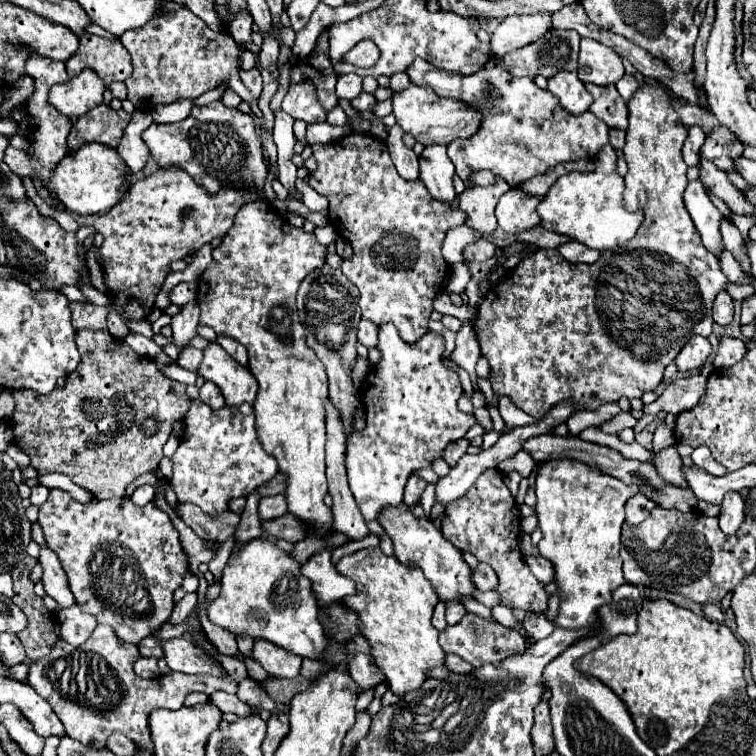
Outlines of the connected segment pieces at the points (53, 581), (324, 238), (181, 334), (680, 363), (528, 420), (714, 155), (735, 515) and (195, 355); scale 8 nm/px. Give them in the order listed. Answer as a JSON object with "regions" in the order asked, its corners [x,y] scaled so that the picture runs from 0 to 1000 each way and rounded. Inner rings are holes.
{"regions":[[[[56,722],[56,730],[53,730],[53,746],[58,751],[58,759],[56,759],[56,767],[58,767],[58,778],[61,778],[61,786],[69,788],[77,799],[77,807],[85,807],[87,802],[98,802],[101,794],[98,794],[98,786],[90,775],[90,765],[87,765],[87,757],[82,754],[82,746],[77,741],[77,735]]],[[[437,296],[430,300],[419,300],[415,304],[415,310],[419,317],[425,323],[429,323],[429,325],[443,321],[448,315],[447,307],[444,307],[444,304],[442,304],[442,300]]],[[[251,399],[246,405],[241,405],[241,413],[235,418],[228,421],[228,439],[233,444],[230,455],[241,463],[246,458],[251,458],[251,450],[262,444],[262,421],[265,421],[265,410],[259,405],[259,399]]],[[[915,444],[913,452],[902,460],[902,466],[894,471],[892,479],[899,492],[915,492],[915,489],[923,489],[931,484],[939,466],[942,466],[942,458],[939,458],[937,447]]],[[[669,524],[660,528],[659,541],[668,562],[675,567],[710,558],[709,554],[684,540]]],[[[947,167],[934,183],[926,204],[929,209],[944,214],[952,225],[966,228],[974,225],[971,212],[981,206],[981,198],[984,193],[971,183],[971,177],[966,177],[966,172],[958,172],[958,167]]],[[[963,651],[958,656],[955,672],[952,672],[952,698],[960,706],[971,706],[979,693],[984,690],[984,659],[979,656],[979,651]]],[[[251,458],[251,460],[246,460],[246,463],[241,463],[241,466],[238,466],[238,471],[235,471],[235,481],[238,481],[241,487],[246,487],[246,489],[251,489],[251,492],[262,495],[262,484],[265,484],[267,474],[270,474],[267,463],[262,463],[262,460],[254,460],[254,458]]]]}

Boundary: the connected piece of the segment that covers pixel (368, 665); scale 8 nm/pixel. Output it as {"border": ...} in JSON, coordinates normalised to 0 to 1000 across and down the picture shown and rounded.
{"border":[[[468,844],[466,849],[460,849],[460,860],[471,865],[468,876],[463,876],[463,892],[474,902],[476,910],[495,910],[503,902],[508,902],[511,894],[497,881],[489,852],[484,852],[484,849],[487,847],[481,847],[481,844]]]}

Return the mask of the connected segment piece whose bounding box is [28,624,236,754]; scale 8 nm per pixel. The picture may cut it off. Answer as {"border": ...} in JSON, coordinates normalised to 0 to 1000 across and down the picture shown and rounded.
{"border":[[[130,825],[119,844],[108,854],[93,854],[79,847],[77,854],[56,876],[40,878],[40,907],[69,934],[74,947],[87,963],[87,974],[108,981],[116,989],[138,992],[148,968],[161,968],[183,987],[204,997],[204,981],[198,976],[196,947],[206,937],[241,937],[243,926],[254,915],[286,913],[312,915],[307,897],[283,897],[275,892],[241,892],[225,889],[201,899],[188,899],[177,889],[177,876],[185,870],[183,854],[159,849],[146,828]]]}

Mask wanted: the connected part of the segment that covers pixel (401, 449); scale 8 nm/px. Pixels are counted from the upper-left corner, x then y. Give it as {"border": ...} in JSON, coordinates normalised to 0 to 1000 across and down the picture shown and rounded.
{"border":[[[508,429],[508,431],[503,431],[500,463],[505,466],[505,476],[503,476],[503,479],[489,489],[489,495],[487,495],[487,500],[484,500],[484,508],[479,508],[479,513],[476,513],[476,526],[479,526],[479,534],[481,534],[481,540],[484,540],[484,566],[481,566],[481,571],[468,571],[468,574],[466,574],[466,579],[463,579],[463,582],[460,582],[460,587],[458,587],[458,619],[460,619],[463,648],[466,648],[466,653],[468,653],[471,664],[474,664],[474,672],[476,672],[476,677],[479,677],[479,683],[481,683],[481,688],[484,688],[484,690],[500,688],[500,685],[503,685],[503,680],[505,680],[505,675],[508,675],[508,672],[513,672],[513,669],[529,669],[529,667],[532,667],[532,661],[534,661],[534,643],[537,643],[537,635],[542,632],[542,627],[545,627],[548,622],[566,619],[571,608],[577,608],[577,606],[582,606],[582,603],[585,603],[585,595],[590,593],[590,587],[603,585],[606,579],[611,579],[611,577],[616,574],[616,569],[619,569],[622,563],[627,563],[627,561],[630,561],[630,553],[627,553],[627,550],[608,545],[608,542],[606,542],[606,537],[603,537],[606,526],[611,524],[611,511],[608,511],[608,503],[606,503],[606,495],[601,495],[601,492],[595,492],[595,489],[590,489],[590,487],[585,484],[587,447],[585,447],[579,439],[571,439],[571,437],[569,437],[569,439],[563,439],[553,452],[540,455],[540,452],[534,452],[534,450],[529,447],[529,442],[526,442],[526,437],[524,437],[521,431]]]}

